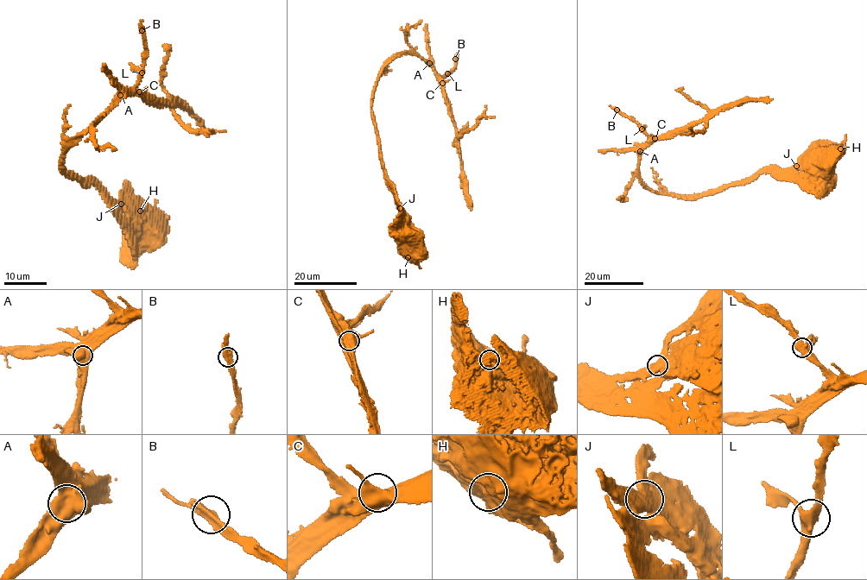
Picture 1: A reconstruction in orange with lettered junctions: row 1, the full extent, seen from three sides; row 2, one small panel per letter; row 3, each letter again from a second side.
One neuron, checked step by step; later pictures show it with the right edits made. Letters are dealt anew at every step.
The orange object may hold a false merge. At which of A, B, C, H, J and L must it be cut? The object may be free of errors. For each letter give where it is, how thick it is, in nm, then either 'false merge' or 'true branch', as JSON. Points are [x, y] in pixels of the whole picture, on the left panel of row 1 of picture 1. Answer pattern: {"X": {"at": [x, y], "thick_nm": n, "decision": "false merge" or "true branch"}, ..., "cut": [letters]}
{"A": {"at": [120, 95], "thick_nm": 700, "decision": "true branch"}, "B": {"at": [142, 30], "thick_nm": 480, "decision": "true branch"}, "C": {"at": [139, 91], "thick_nm": 650, "decision": "true branch"}, "H": {"at": [140, 211], "thick_nm": 700, "decision": "true branch"}, "J": {"at": [121, 204], "thick_nm": 650, "decision": "true branch"}, "L": {"at": [142, 72], "thick_nm": 440, "decision": "true branch"}, "cut": []}

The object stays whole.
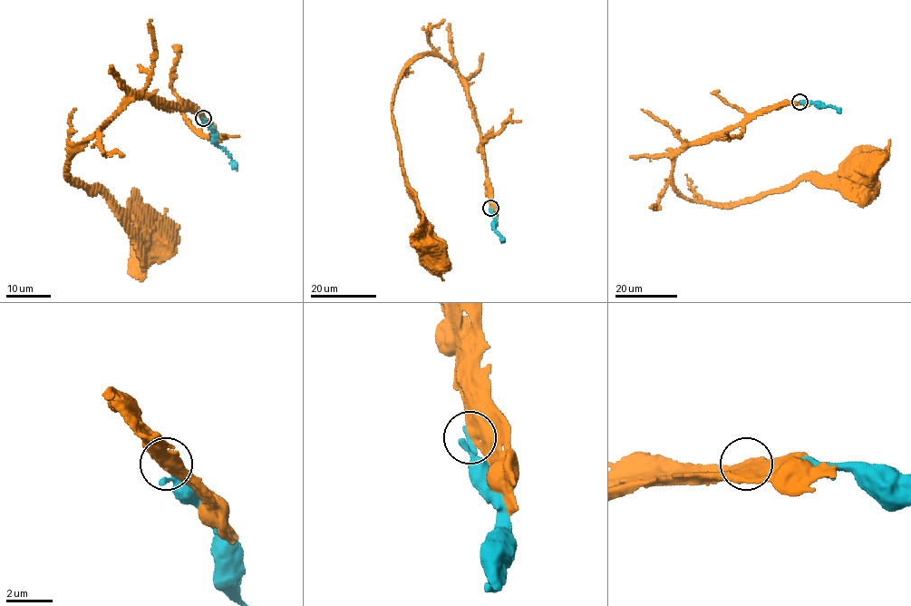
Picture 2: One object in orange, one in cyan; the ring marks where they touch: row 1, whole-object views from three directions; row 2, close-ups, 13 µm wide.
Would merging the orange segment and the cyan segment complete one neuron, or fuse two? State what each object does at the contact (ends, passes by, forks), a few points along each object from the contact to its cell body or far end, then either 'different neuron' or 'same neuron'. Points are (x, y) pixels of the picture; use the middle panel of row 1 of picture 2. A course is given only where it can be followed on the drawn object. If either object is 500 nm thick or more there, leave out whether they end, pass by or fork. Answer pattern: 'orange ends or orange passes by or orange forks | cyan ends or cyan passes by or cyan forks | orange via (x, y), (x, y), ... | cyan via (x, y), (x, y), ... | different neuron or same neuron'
orange ends | cyan passes by | orange via (490, 208), (479, 127), (465, 83), (438, 55), (418, 58), (399, 80), (392, 116), (407, 185), (435, 247) | cyan via (490, 208), (494, 219), (494, 230), (503, 240) | different neuron

